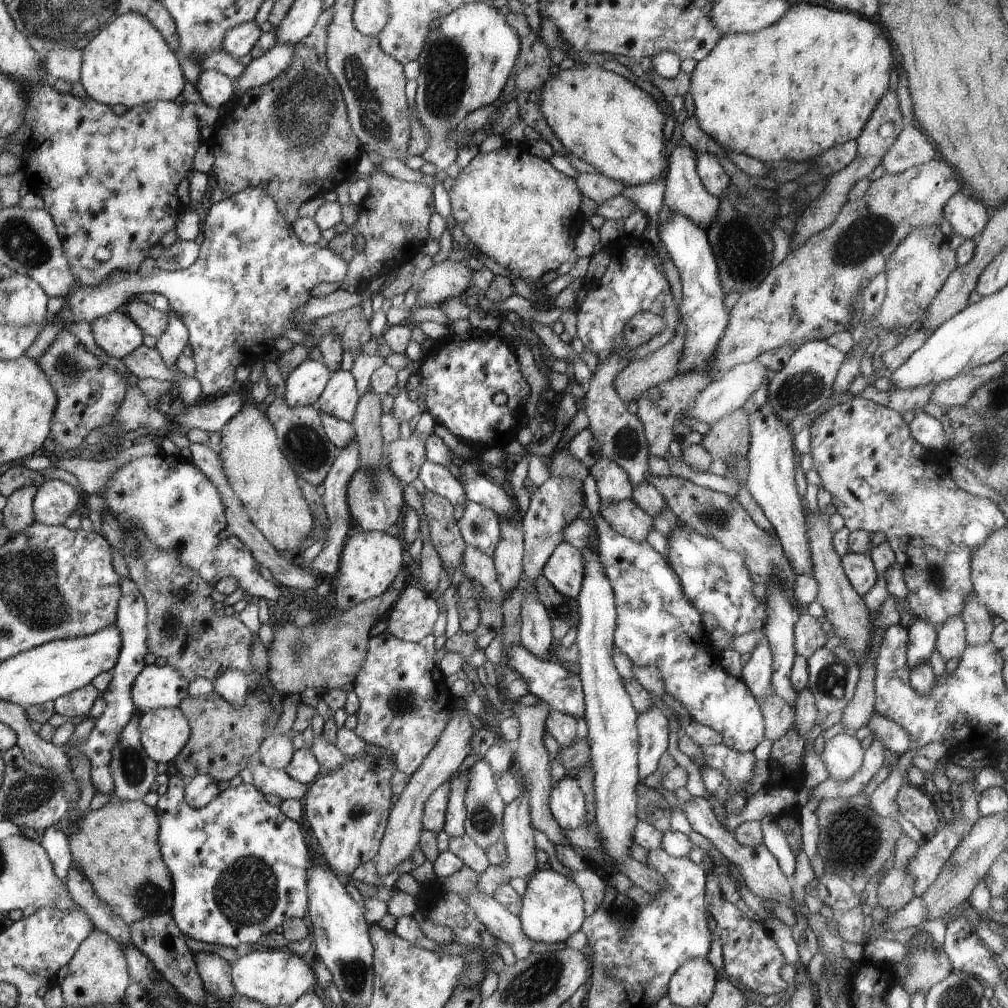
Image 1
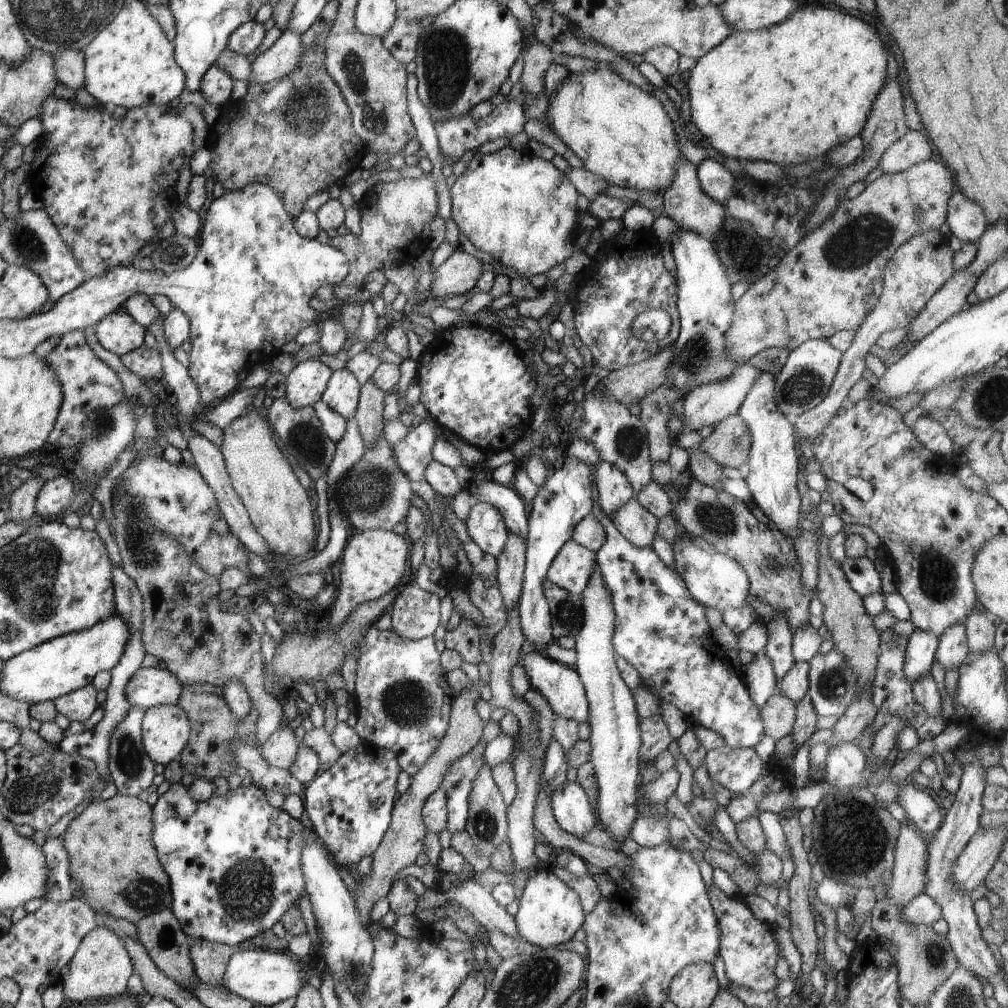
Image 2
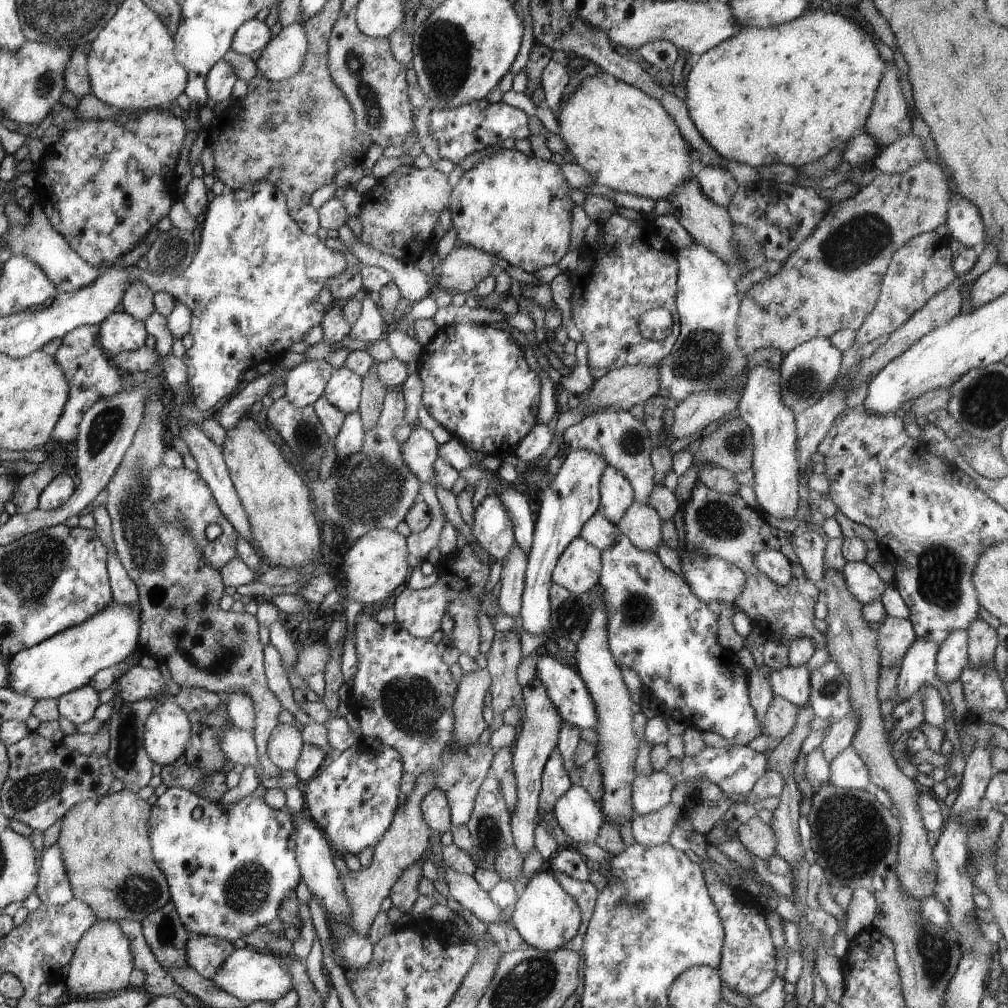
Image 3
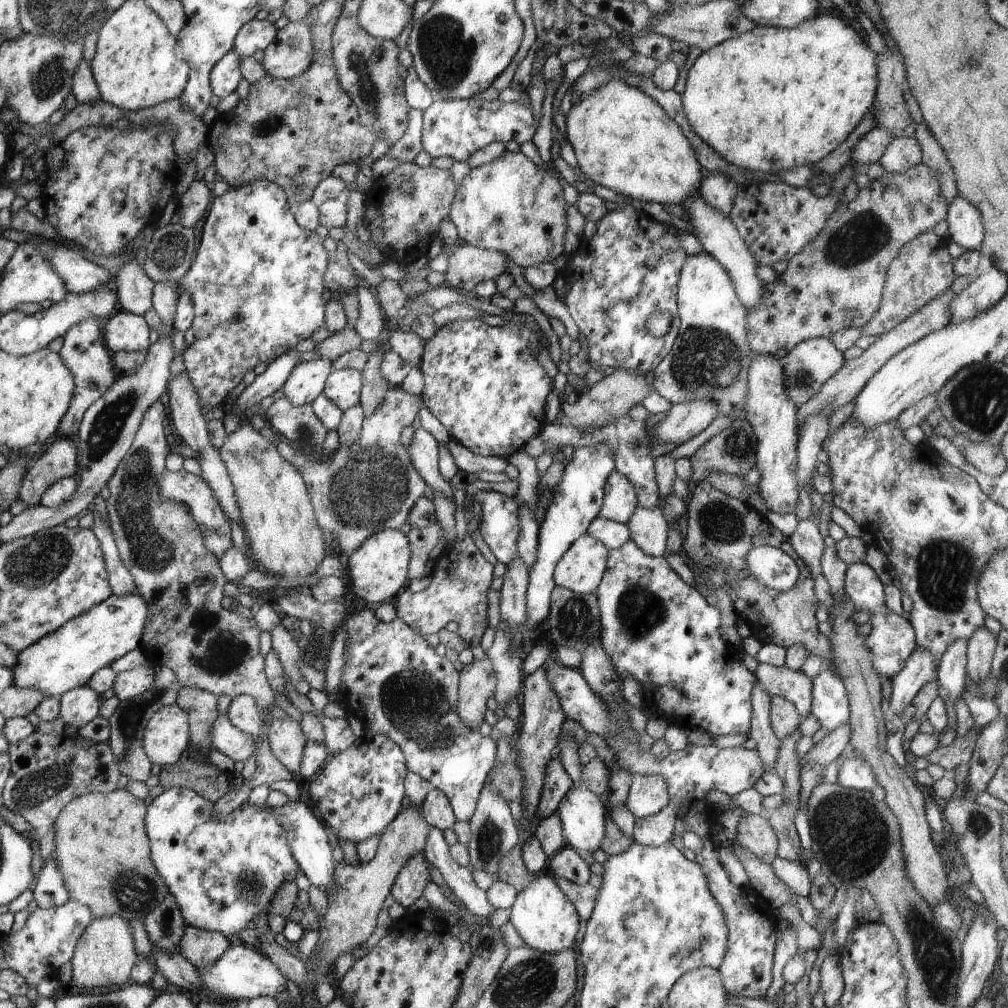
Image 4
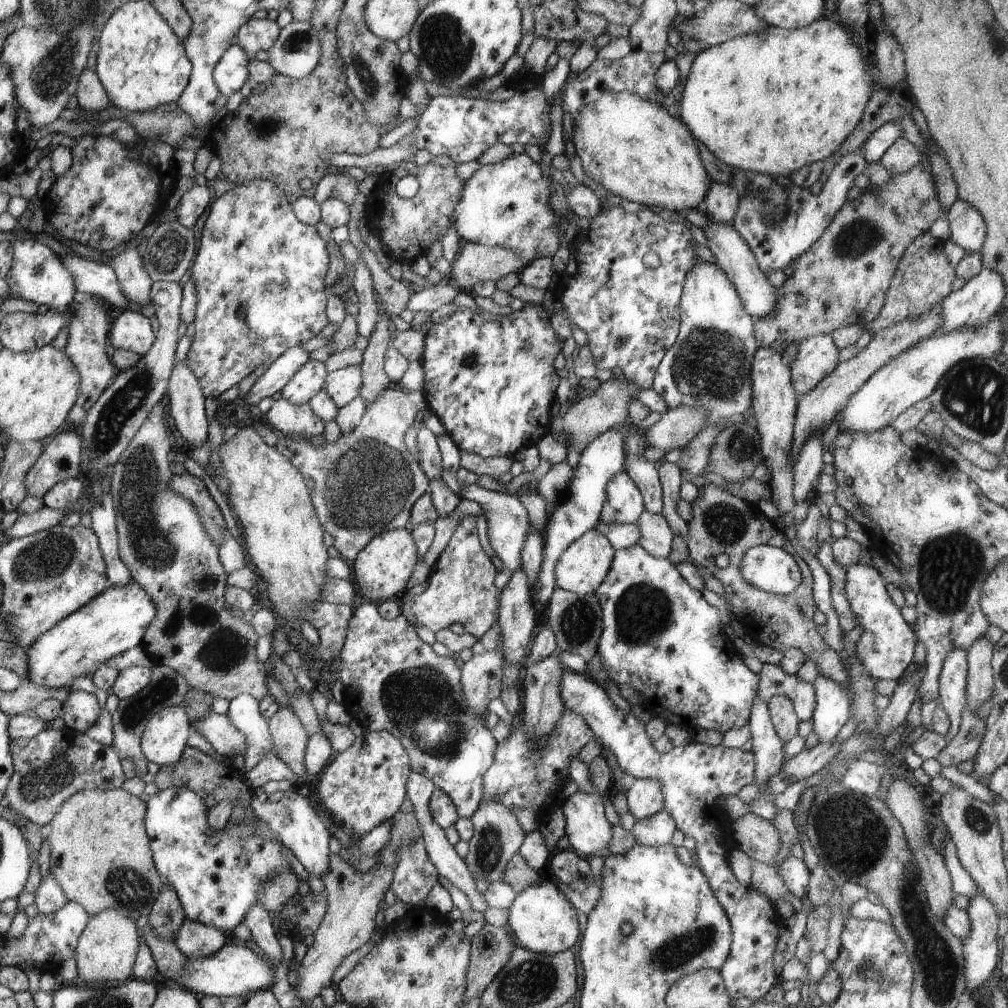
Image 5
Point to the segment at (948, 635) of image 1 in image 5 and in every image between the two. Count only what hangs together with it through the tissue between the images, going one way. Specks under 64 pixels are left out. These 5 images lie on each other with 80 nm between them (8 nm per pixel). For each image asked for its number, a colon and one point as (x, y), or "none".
2: (952, 649)
3: (952, 656)
4: (952, 669)
5: (953, 680)

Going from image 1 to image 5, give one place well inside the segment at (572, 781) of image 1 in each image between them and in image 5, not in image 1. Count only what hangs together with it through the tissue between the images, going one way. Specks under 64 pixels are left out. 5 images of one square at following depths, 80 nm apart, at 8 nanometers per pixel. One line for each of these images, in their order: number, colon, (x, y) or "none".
2: (570, 805)
3: (578, 815)
4: (583, 815)
5: (588, 830)

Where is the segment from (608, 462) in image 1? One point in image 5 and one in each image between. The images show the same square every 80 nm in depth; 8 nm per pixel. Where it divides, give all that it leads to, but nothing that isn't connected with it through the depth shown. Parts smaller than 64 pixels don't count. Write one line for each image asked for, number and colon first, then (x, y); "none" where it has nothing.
2: (613, 489)
3: (616, 494)
4: (620, 500)
5: (624, 503)

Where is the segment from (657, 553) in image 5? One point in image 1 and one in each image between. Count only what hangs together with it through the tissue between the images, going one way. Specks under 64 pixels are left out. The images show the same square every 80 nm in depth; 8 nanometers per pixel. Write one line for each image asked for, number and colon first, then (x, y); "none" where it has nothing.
1: (625, 517)
2: (639, 526)
3: (640, 523)
4: (649, 527)

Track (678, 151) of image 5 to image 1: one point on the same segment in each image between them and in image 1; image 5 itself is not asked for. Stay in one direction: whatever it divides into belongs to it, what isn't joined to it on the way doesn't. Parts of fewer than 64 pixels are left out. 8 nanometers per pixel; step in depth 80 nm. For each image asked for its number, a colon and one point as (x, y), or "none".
1: (599, 116)
2: (622, 133)
3: (624, 138)
4: (624, 140)

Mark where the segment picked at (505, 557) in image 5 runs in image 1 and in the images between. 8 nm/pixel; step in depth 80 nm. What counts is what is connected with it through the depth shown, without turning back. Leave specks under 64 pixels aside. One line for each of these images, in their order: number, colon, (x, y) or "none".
1: (479, 526)
2: (485, 525)
3: (492, 528)
4: (499, 525)

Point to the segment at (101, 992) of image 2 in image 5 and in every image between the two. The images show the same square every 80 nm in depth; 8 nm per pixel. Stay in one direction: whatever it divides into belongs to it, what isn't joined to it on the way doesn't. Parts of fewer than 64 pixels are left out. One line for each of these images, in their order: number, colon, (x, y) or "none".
3: (103, 961)
4: (106, 953)
5: (107, 950)

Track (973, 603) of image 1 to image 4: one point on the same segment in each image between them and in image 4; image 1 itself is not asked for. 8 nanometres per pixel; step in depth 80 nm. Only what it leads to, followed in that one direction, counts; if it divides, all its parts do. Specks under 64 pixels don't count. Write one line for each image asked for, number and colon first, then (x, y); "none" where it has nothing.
2: (980, 631)
3: (983, 640)
4: (981, 645)

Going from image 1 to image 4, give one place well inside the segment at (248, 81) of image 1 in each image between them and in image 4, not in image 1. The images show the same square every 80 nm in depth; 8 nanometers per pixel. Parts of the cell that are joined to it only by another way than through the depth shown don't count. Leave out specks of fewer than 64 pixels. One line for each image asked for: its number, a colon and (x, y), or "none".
2: (281, 58)
3: (283, 56)
4: (290, 54)

